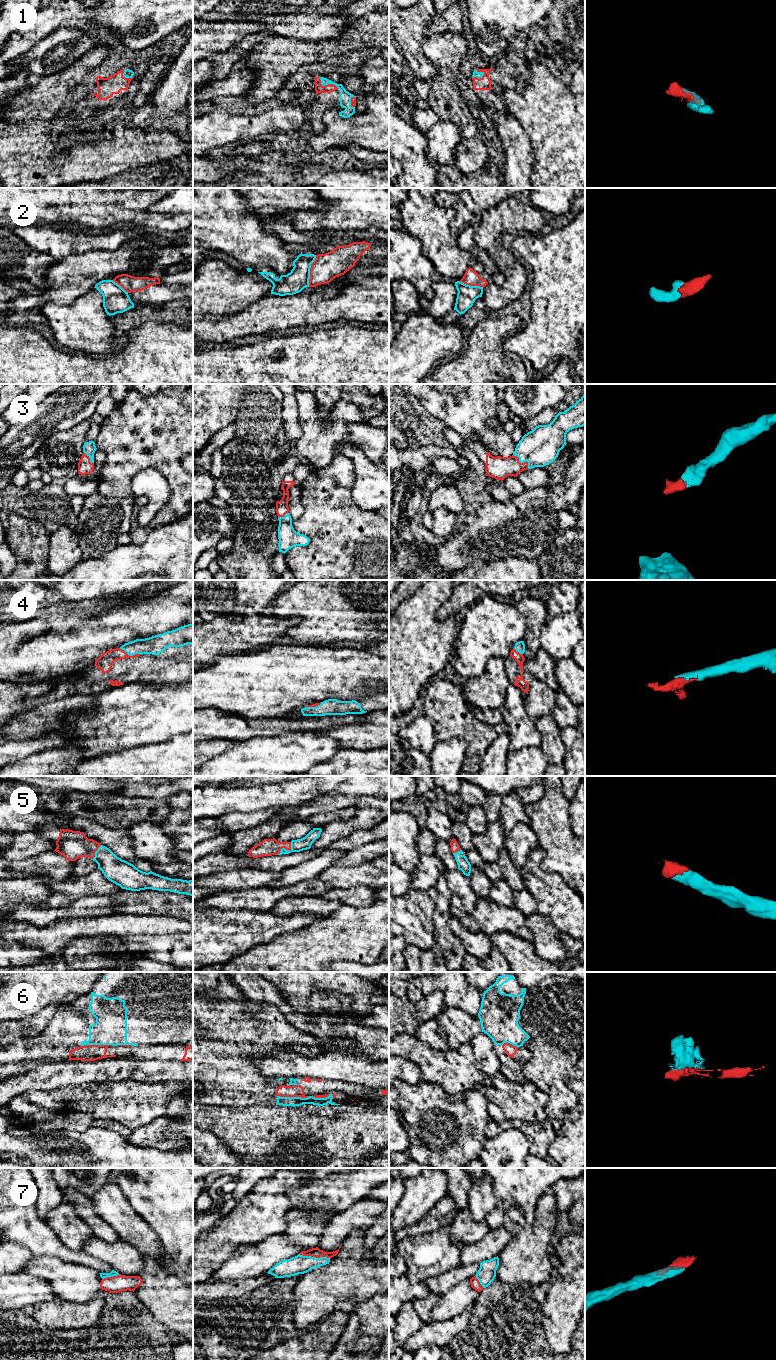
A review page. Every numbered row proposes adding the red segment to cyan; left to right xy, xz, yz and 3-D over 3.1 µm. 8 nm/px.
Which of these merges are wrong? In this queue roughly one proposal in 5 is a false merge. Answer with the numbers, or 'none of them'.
2, 6

